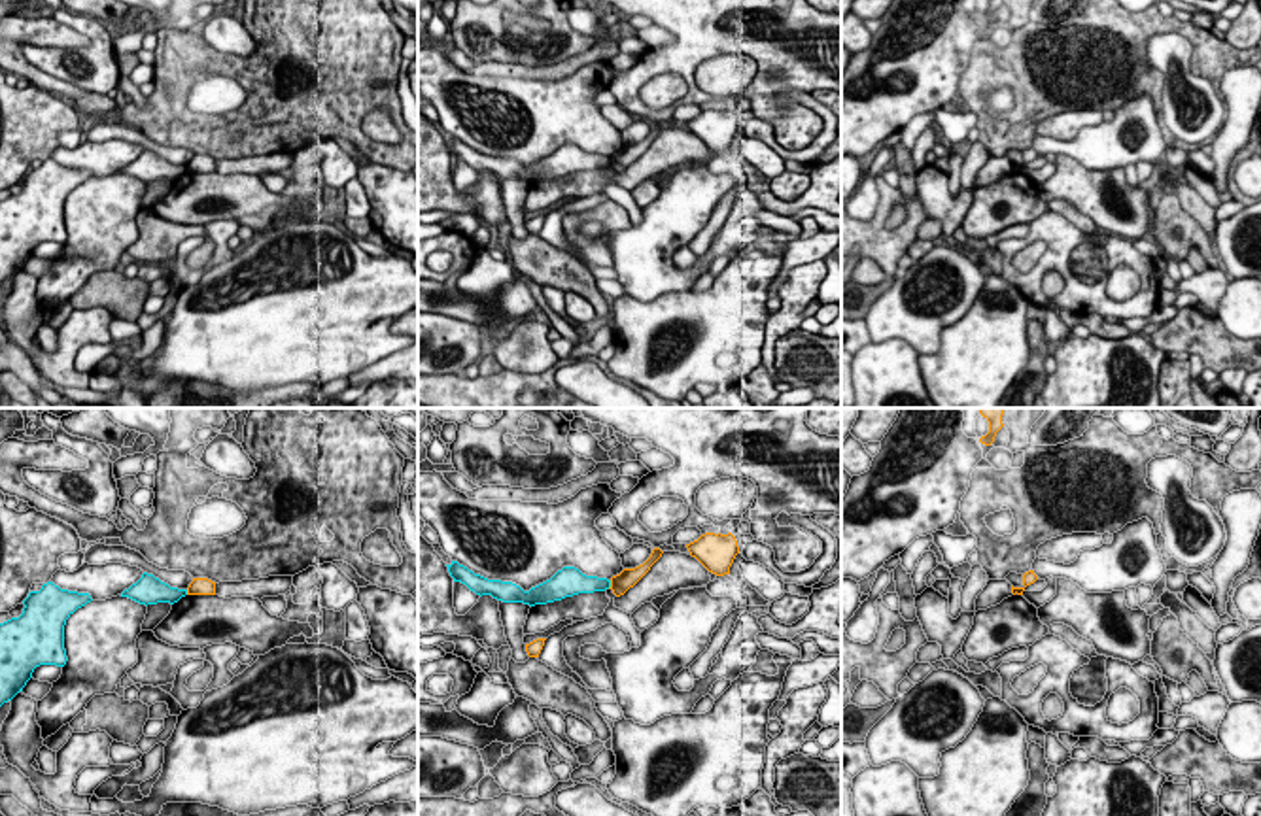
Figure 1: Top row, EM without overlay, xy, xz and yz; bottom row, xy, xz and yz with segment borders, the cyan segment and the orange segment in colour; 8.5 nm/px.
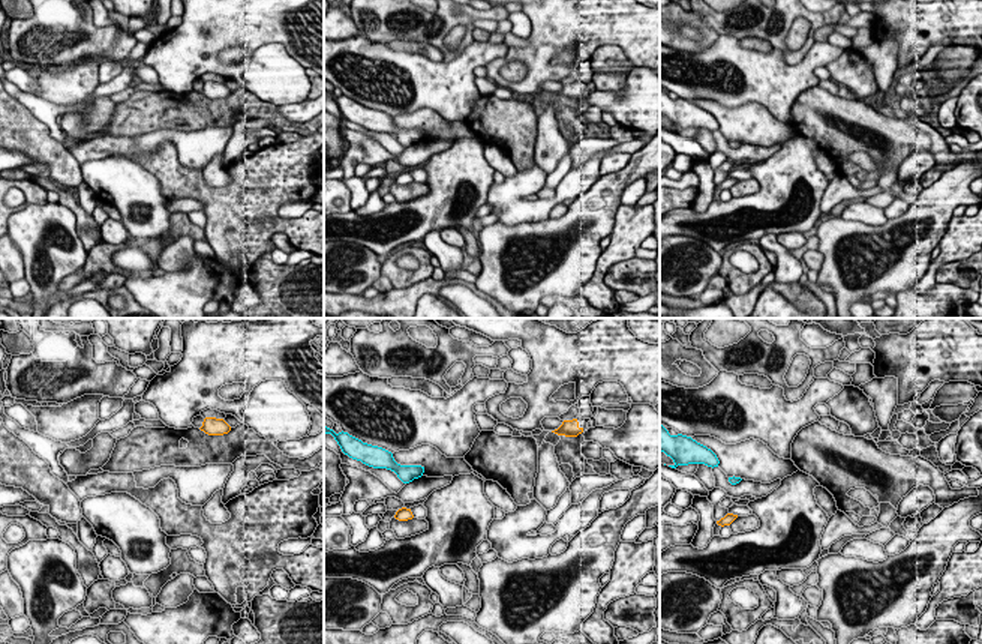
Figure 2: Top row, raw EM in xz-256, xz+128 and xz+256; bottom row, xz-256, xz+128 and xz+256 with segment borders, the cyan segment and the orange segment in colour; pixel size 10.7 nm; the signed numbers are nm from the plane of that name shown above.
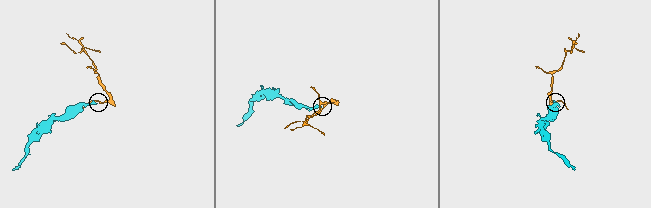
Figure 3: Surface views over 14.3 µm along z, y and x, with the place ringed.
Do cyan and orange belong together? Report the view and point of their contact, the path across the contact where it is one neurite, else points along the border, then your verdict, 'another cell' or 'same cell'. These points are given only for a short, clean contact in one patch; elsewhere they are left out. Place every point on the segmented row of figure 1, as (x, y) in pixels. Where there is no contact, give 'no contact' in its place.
contact xz (609, 584); border xz (611, 580), (607, 588); another cell

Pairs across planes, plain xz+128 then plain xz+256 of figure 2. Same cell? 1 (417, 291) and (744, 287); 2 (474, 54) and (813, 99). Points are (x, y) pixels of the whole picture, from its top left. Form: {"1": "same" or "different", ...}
{"1": "different", "2": "different"}

